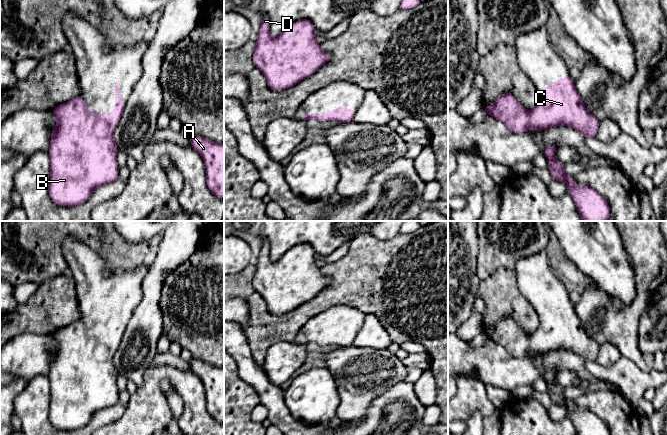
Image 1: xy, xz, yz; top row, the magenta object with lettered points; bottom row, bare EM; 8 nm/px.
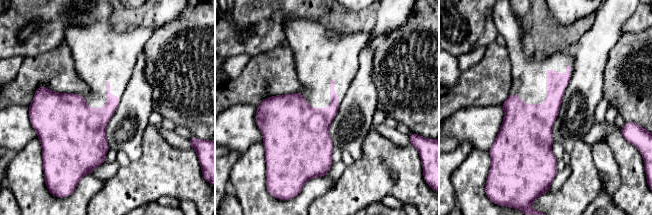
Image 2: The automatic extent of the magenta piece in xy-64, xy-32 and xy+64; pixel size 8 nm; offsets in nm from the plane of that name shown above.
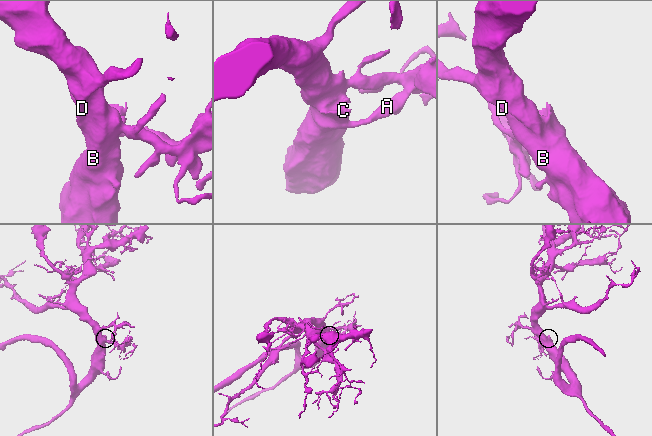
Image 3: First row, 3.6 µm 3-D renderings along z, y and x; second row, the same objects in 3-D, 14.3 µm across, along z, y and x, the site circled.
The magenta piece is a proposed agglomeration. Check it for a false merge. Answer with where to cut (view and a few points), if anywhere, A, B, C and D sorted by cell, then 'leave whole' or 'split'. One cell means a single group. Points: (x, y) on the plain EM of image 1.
no cut; A B C D; leave whole

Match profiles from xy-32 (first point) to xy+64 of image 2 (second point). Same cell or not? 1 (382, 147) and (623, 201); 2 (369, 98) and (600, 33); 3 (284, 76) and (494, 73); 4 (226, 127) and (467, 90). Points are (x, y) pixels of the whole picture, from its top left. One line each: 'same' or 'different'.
1: same
2: same
3: same
4: different

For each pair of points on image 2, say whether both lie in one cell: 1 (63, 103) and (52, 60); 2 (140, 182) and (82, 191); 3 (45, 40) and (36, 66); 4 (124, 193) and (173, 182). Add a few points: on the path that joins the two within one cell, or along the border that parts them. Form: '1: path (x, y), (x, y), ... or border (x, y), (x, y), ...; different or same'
1: border (37, 87), (83, 96); different
2: border (104, 180), (103, 186), (87, 204); different
3: border (63, 43), (35, 55), (24, 57); different
4: path (136, 184), (140, 182), (161, 182); same

